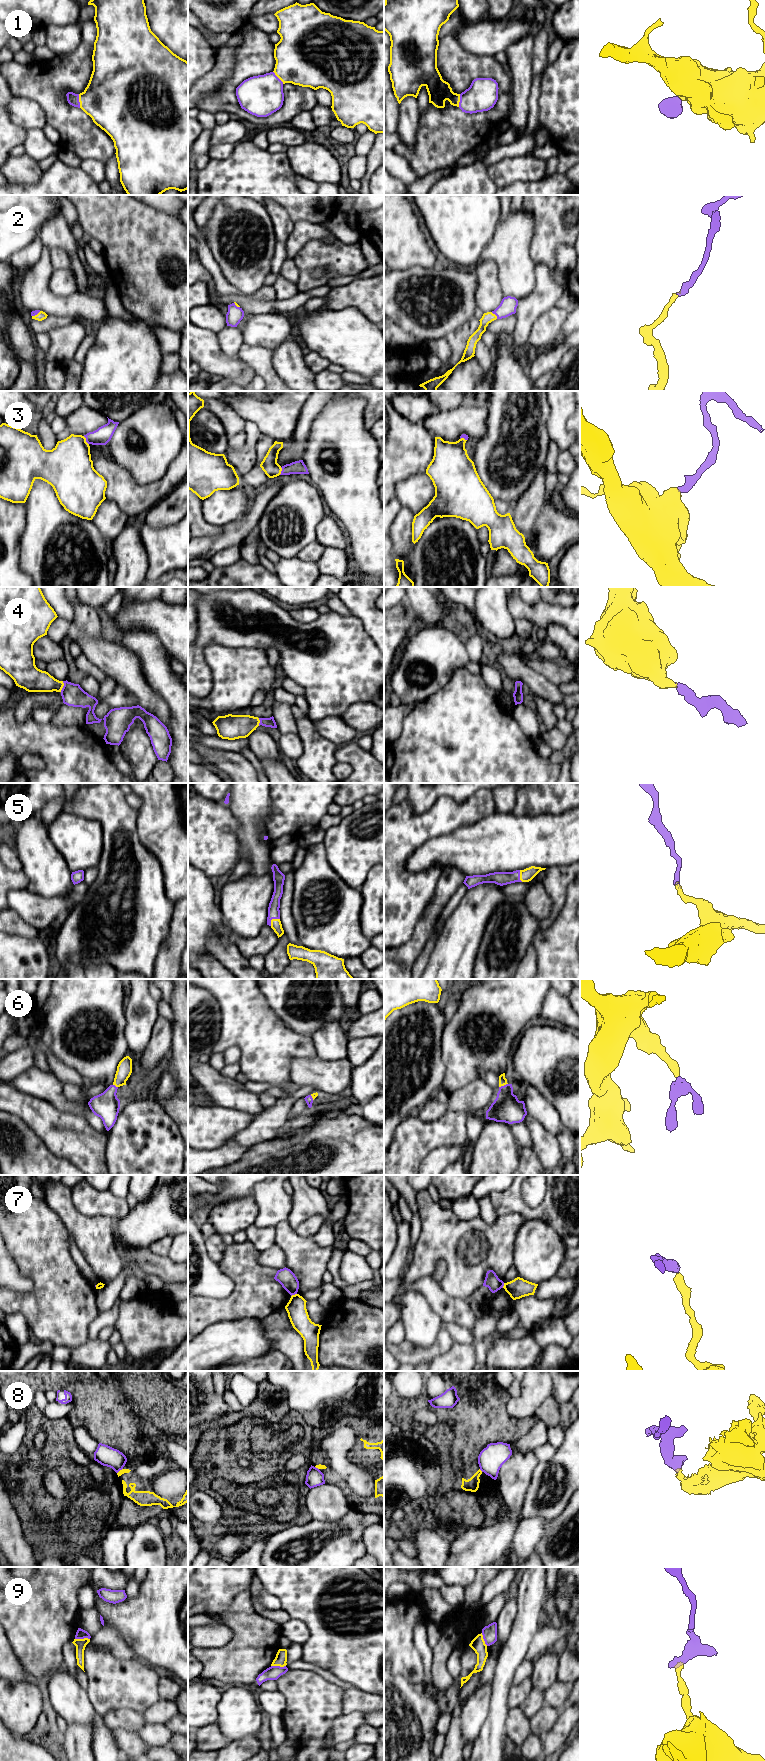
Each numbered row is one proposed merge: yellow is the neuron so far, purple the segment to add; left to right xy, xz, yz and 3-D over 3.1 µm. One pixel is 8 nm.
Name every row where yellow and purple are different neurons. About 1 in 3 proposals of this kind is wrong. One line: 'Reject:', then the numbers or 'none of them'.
Reject: 7, 8, 9

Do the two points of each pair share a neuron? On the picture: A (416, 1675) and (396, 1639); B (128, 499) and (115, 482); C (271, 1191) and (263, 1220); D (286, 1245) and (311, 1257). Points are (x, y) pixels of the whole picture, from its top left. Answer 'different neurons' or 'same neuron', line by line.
A: same neuron
B: same neuron
C: same neuron
D: same neuron

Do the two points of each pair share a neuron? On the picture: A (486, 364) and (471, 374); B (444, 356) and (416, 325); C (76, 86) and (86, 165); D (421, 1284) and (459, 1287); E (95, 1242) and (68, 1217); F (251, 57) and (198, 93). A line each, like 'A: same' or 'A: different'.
A: different
B: different
C: different
D: different
E: same
F: different

